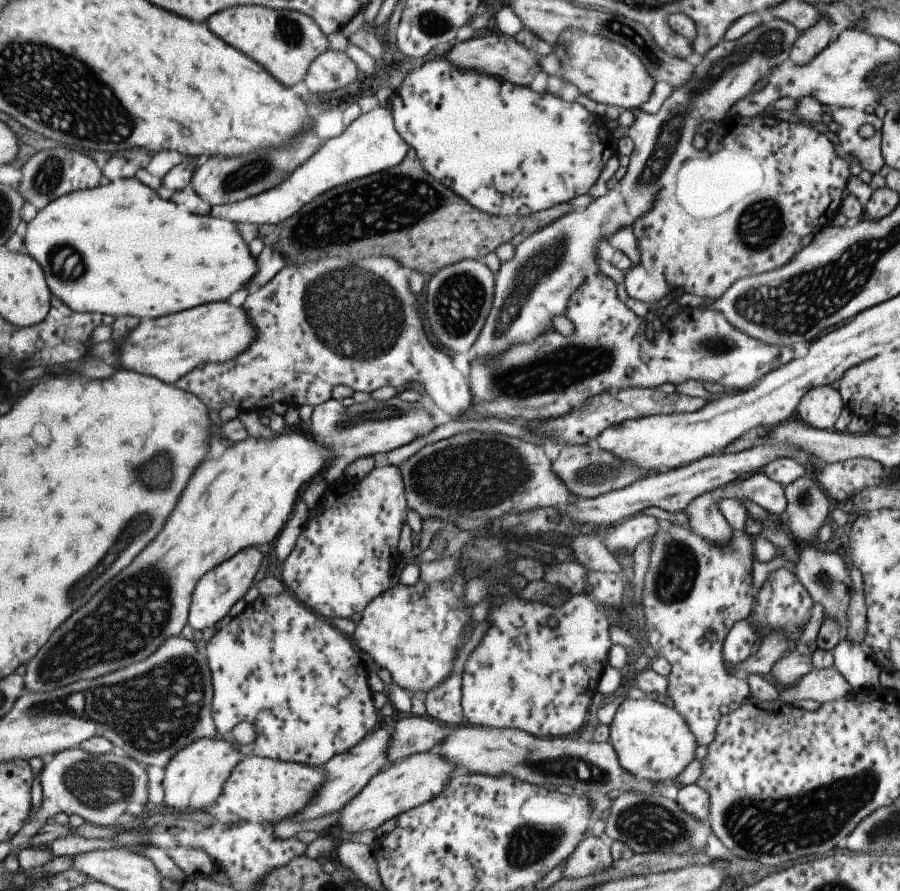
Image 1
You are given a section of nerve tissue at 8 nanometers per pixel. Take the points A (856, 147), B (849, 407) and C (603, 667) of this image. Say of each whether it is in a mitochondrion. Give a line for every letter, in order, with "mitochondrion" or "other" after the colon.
A: other
B: other
C: other

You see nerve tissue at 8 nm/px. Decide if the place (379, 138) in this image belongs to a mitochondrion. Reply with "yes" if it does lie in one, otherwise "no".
no

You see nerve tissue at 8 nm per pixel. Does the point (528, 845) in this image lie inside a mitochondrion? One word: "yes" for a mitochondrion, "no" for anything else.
yes

